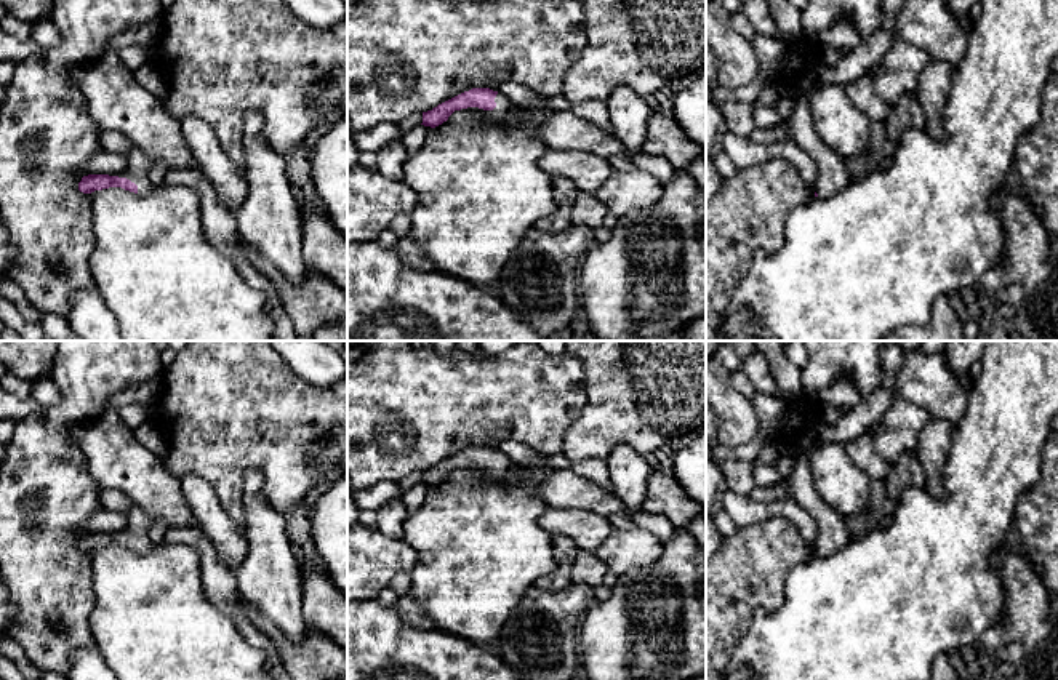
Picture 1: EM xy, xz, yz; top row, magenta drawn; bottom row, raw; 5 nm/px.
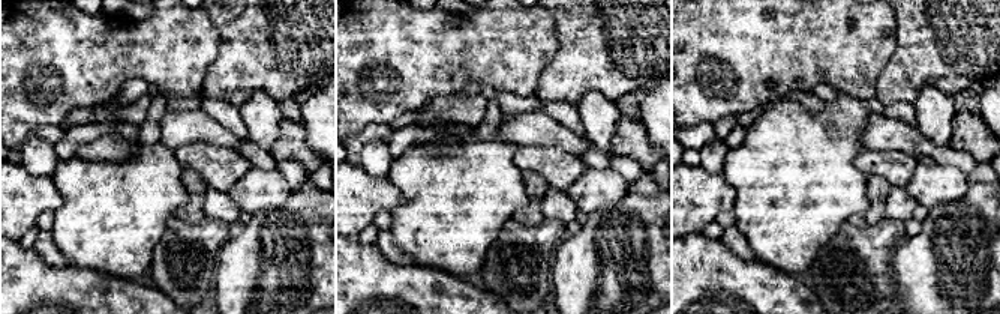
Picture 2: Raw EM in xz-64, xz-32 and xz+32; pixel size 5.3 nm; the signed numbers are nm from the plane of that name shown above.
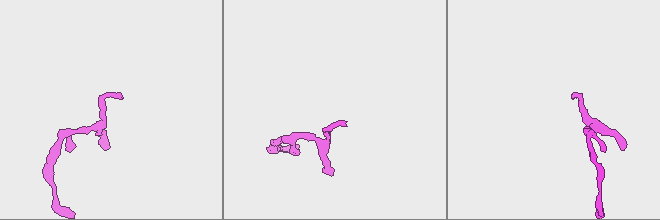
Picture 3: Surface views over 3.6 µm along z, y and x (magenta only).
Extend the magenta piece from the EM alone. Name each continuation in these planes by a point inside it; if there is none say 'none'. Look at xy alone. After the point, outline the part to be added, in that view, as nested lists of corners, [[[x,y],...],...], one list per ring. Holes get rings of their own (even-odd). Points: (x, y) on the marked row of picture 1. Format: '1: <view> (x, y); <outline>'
1: xy (140, 164); [[[133,146],[126,155],[128,166],[118,174],[118,178],[126,178],[138,186],[138,195],[147,195],[152,190],[152,182],[149,179],[149,170],[152,168],[152,160],[138,146]]]

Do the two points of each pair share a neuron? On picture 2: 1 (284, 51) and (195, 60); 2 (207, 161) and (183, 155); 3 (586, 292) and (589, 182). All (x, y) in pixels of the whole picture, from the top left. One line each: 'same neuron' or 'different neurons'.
1: different neurons
2: same neuron
3: different neurons

